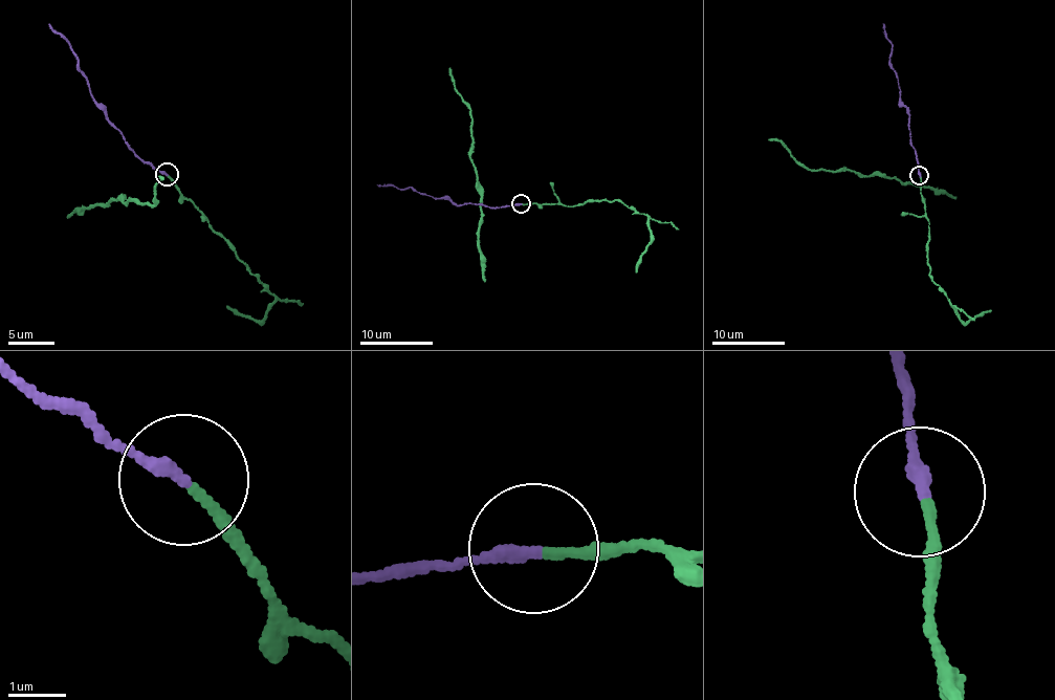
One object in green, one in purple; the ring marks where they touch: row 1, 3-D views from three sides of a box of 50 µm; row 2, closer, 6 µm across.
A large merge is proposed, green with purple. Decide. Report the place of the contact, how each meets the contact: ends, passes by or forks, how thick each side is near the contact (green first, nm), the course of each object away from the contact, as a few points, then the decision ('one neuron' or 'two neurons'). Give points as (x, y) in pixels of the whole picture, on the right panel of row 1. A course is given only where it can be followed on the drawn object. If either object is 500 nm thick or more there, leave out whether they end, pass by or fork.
place (919, 175); green ends; purple ends; calibres 160 and 220 nm; course green (919, 176), (929, 228), (927, 250), (930, 275), (964, 321), (990, 309); course purple (919, 176), (907, 124), (908, 109), (900, 94), (898, 75), (889, 63), (893, 46), (883, 24); two neurons

